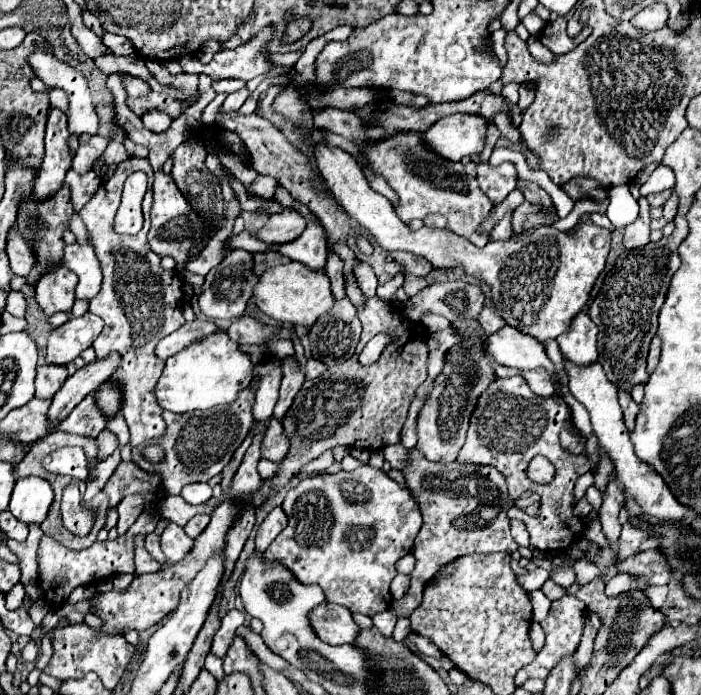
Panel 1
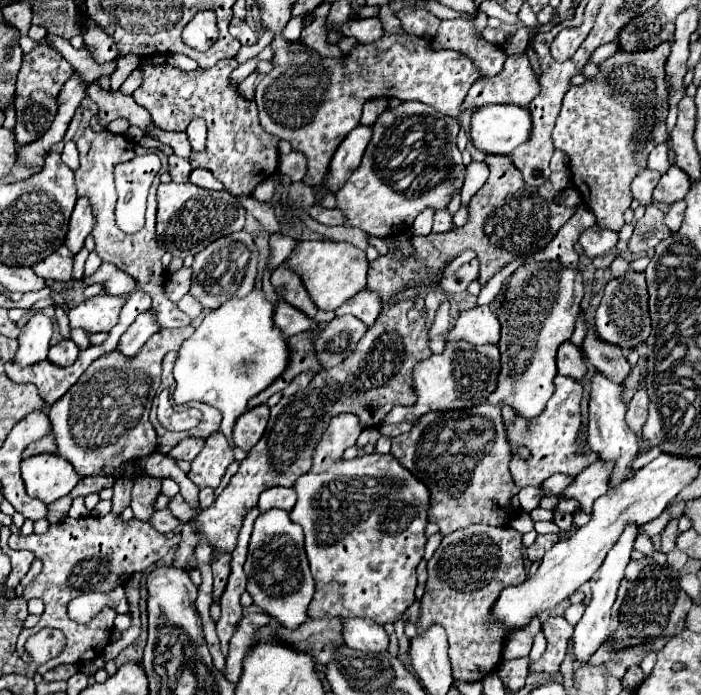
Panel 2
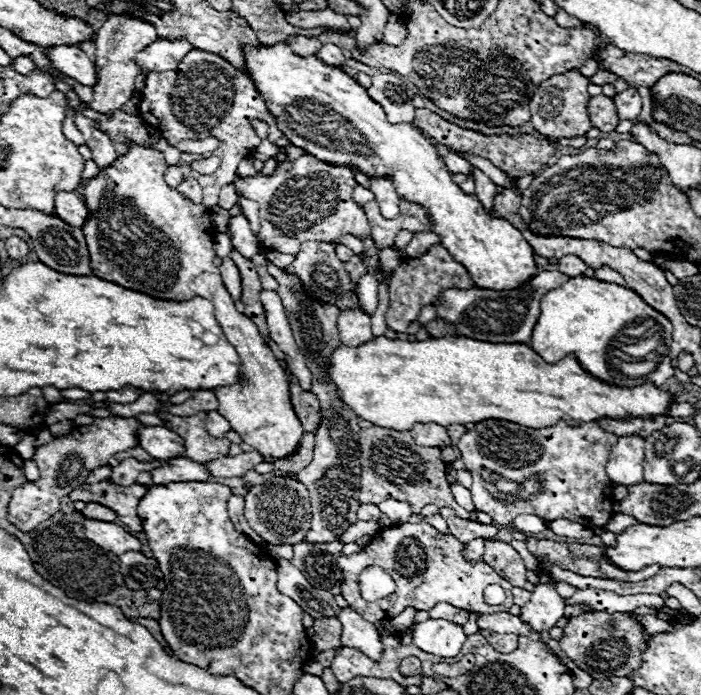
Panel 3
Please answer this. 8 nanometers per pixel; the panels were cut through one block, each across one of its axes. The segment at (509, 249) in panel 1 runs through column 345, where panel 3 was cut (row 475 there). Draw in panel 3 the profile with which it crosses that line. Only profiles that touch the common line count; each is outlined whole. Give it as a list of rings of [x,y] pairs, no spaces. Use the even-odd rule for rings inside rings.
[[[176,458],[170,460],[166,466],[158,466],[150,470],[152,474],[152,486],[170,484],[170,482],[206,482],[210,478],[208,470],[194,460],[188,458]]]

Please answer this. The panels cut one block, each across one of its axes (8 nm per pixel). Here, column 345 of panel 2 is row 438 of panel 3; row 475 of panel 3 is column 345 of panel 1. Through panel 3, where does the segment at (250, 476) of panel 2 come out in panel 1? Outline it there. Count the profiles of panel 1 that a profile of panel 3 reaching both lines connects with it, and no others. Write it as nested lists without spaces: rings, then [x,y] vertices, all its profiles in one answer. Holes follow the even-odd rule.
[[[380,296],[366,298],[364,306],[358,308],[358,318],[362,322],[362,336],[356,354],[344,364],[328,368],[320,378],[306,380],[292,406],[288,408],[288,414],[284,414],[282,428],[290,440],[290,450],[288,456],[278,464],[278,472],[272,478],[262,480],[260,494],[250,498],[254,508],[262,506],[270,496],[278,494],[286,484],[290,484],[292,478],[300,474],[302,466],[318,458],[328,448],[348,446],[380,450],[388,444],[400,442],[400,430],[408,418],[414,394],[428,376],[426,330],[420,322],[408,318],[406,310],[382,300]],[[376,334],[390,336],[390,342],[374,364],[362,366],[358,362],[358,354]]]

